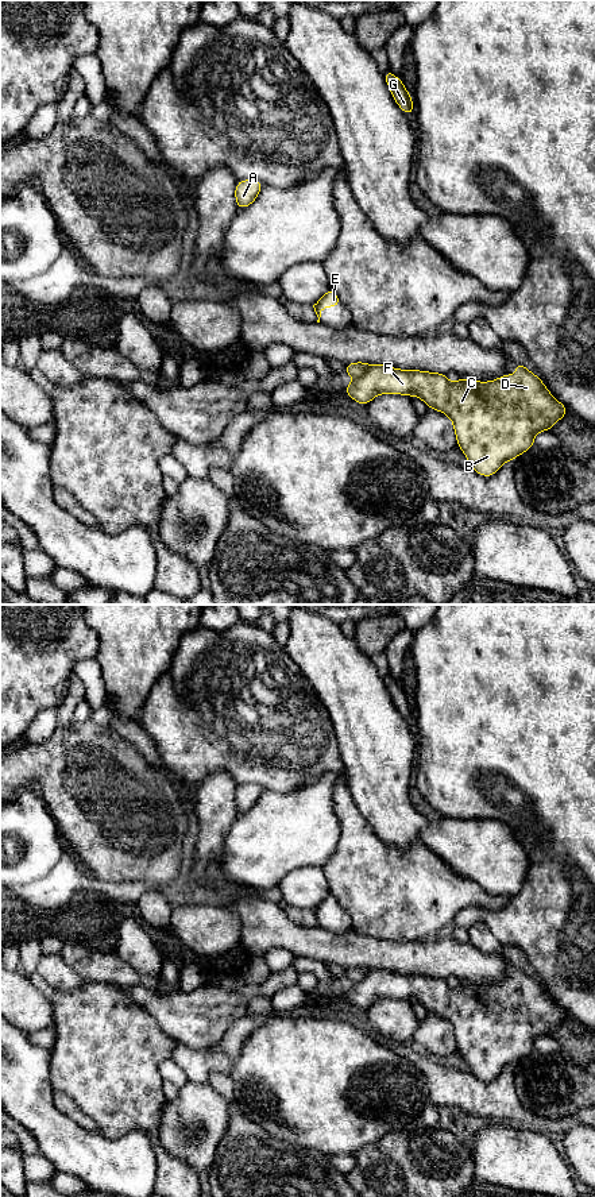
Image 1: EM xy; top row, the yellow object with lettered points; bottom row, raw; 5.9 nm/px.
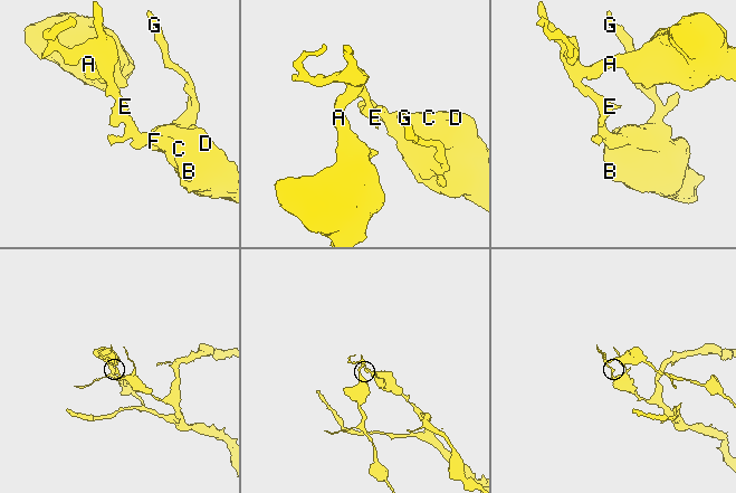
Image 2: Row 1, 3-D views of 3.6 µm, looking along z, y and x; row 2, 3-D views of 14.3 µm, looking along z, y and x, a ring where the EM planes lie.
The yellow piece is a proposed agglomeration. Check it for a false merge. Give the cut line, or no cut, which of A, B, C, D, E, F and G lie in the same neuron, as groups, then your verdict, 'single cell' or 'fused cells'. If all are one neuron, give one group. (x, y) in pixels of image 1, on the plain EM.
cut xy (369, 970), (354, 984); groups A E / B C D F G; fused cells

